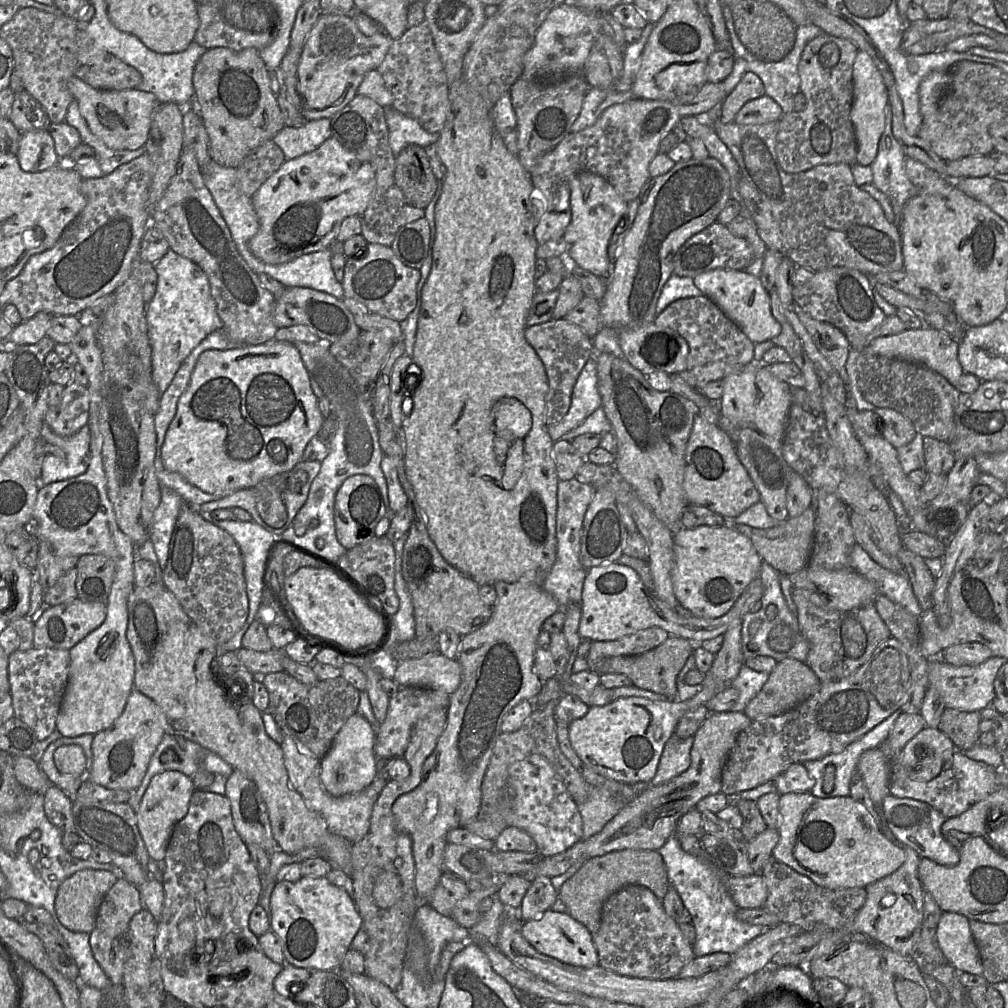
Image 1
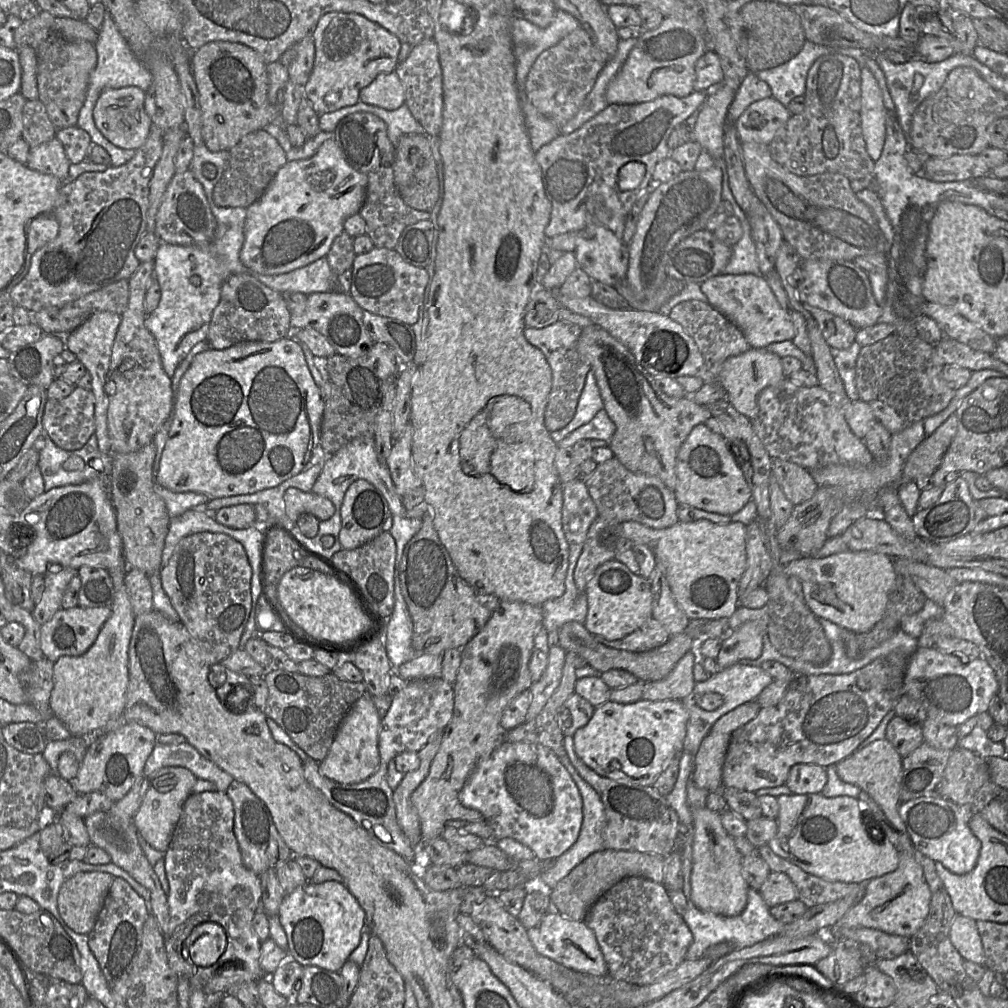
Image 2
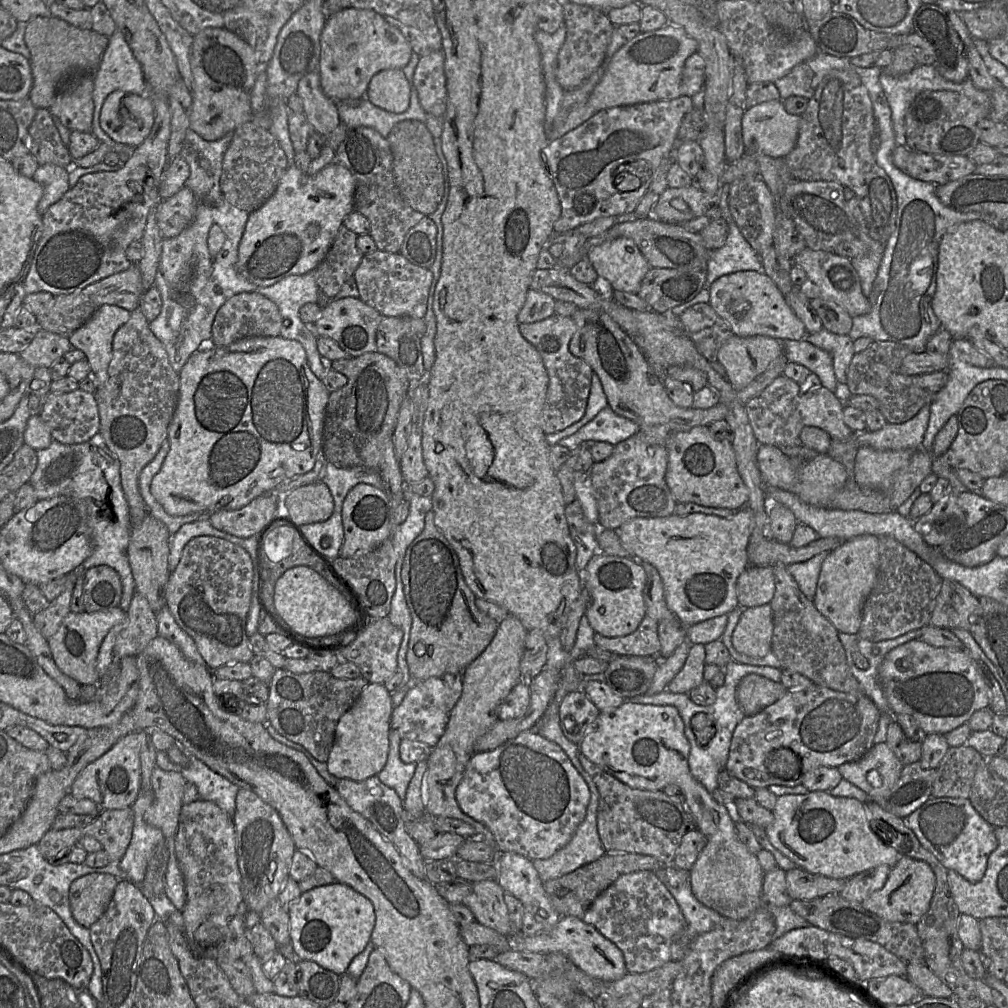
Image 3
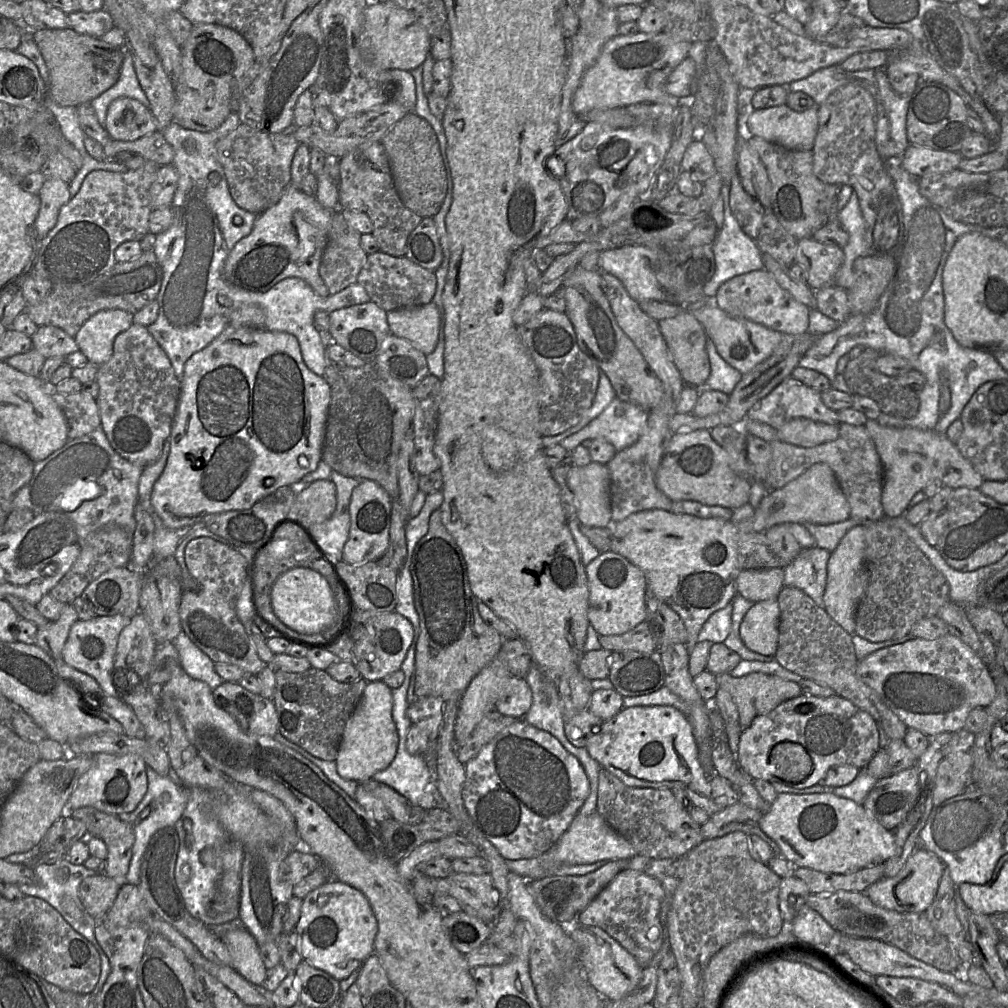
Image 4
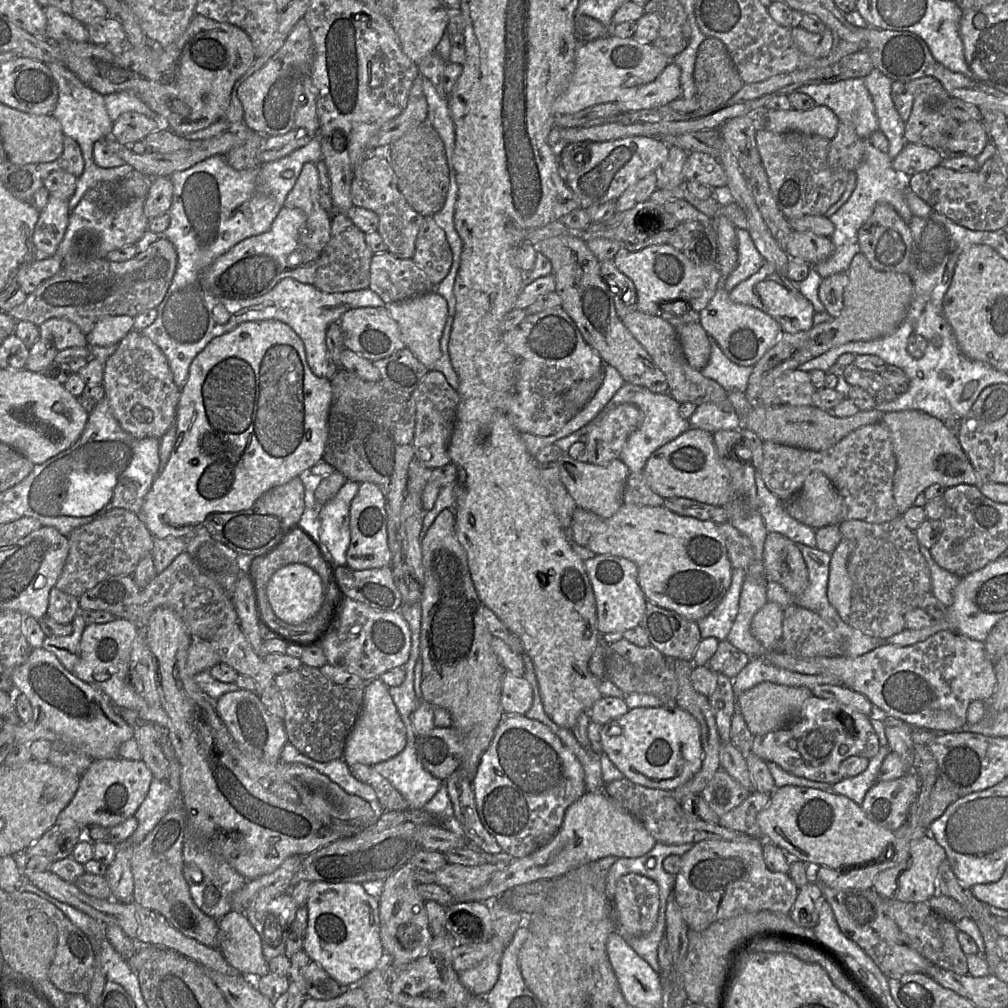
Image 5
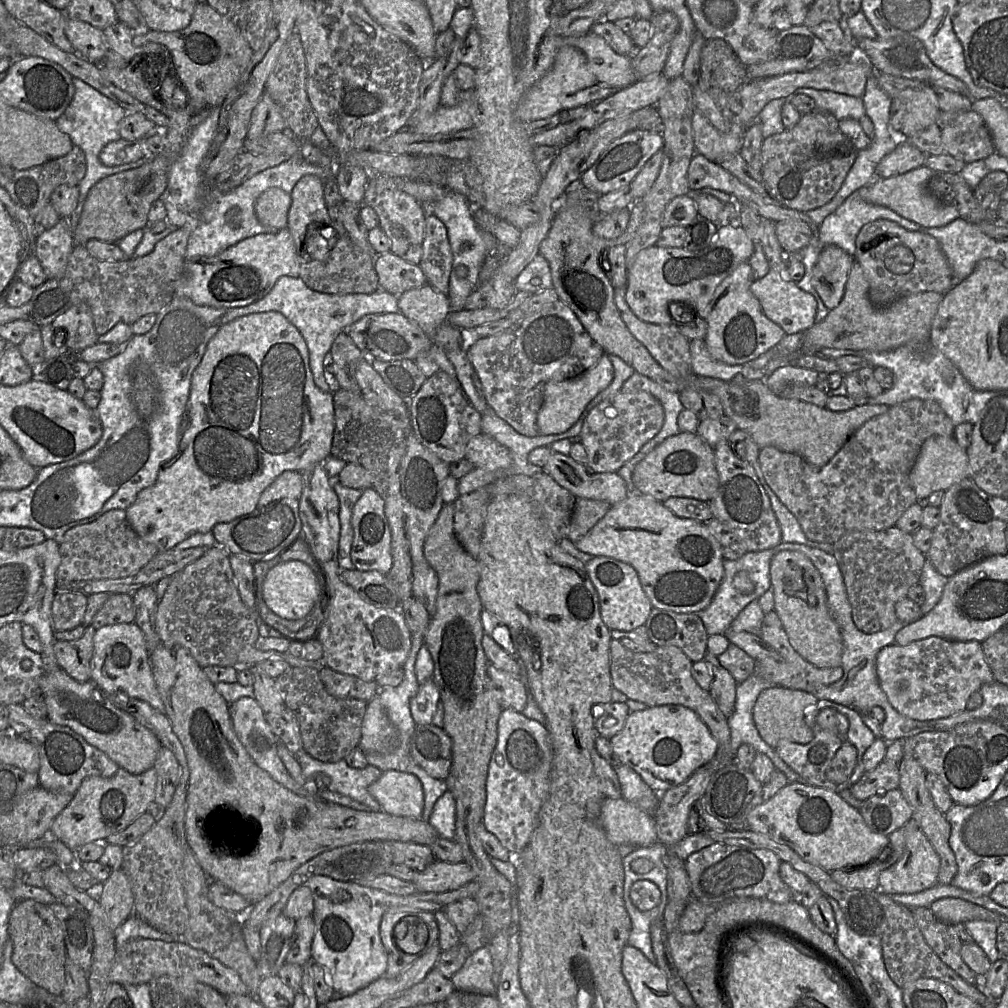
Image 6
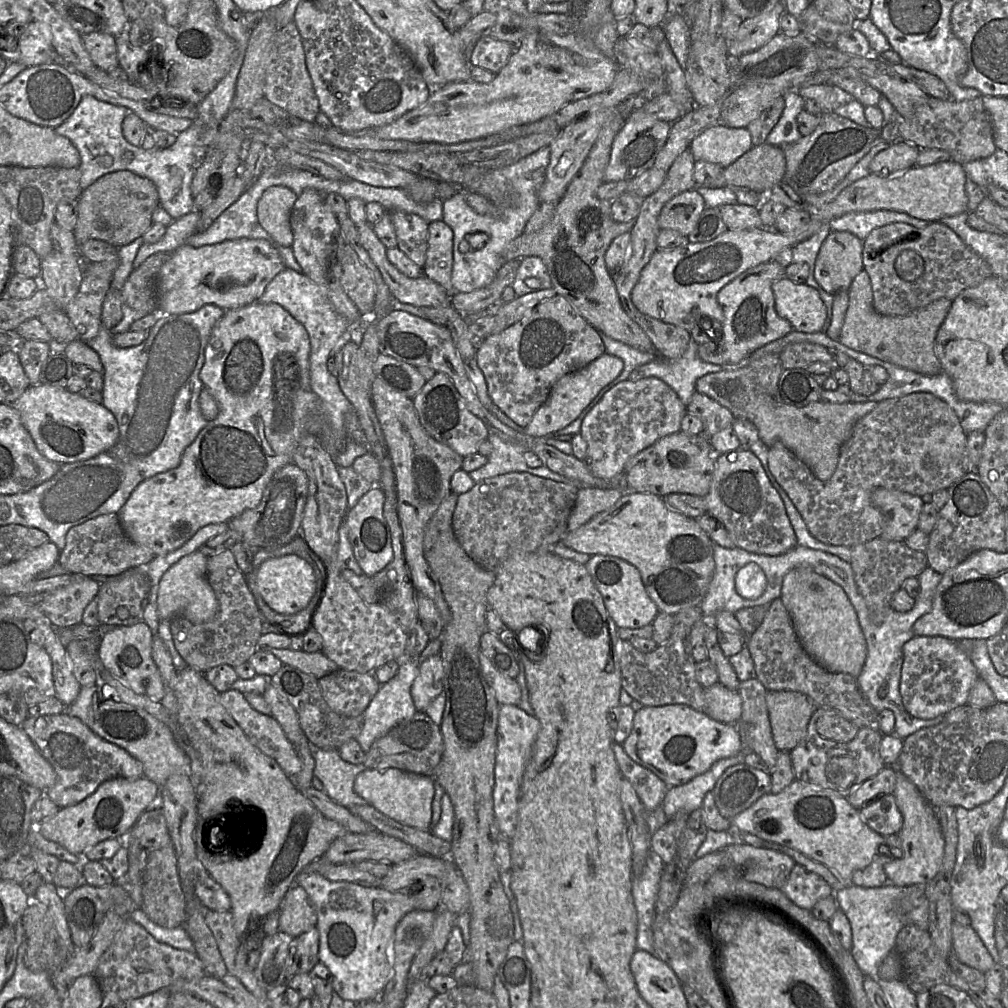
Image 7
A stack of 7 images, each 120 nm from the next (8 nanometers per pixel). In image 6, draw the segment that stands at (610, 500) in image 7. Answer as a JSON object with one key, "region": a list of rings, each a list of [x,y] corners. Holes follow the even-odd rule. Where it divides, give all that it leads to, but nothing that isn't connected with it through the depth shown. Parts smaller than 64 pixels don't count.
{"region":[[[577,498],[569,524],[567,539],[573,544],[584,537],[610,508],[610,504],[584,498]]]}

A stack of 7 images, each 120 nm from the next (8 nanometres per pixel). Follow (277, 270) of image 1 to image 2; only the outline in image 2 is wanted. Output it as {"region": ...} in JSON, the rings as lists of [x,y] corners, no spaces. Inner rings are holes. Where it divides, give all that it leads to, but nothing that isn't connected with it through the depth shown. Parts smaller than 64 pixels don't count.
{"region":[[[322,257],[307,266],[278,275],[262,275],[245,268],[247,273],[281,294],[300,292],[308,296],[312,293],[332,291],[348,294],[351,285],[351,269],[345,271],[345,280],[337,283],[326,257]]]}

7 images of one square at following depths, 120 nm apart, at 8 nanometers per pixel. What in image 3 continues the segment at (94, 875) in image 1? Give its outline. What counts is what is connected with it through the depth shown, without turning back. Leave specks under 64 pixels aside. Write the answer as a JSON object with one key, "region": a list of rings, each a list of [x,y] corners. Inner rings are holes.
{"region":[[[91,873],[71,883],[69,905],[73,918],[78,924],[90,929],[104,914],[118,881],[111,874]]]}

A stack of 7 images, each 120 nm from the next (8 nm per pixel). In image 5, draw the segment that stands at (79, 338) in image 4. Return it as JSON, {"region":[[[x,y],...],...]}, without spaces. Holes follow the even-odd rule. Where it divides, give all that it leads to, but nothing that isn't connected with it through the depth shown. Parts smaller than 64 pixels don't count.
{"region":[[[127,315],[102,318],[86,335],[88,346],[107,347],[118,344],[134,329],[134,318]]]}

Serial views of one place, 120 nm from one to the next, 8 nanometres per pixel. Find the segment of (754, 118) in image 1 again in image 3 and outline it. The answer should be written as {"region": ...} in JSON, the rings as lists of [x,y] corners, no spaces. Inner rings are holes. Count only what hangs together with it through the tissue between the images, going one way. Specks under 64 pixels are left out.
{"region":[[[770,100],[746,110],[742,117],[742,136],[747,150],[771,157],[785,157],[798,139],[800,115],[787,112],[784,101]]]}

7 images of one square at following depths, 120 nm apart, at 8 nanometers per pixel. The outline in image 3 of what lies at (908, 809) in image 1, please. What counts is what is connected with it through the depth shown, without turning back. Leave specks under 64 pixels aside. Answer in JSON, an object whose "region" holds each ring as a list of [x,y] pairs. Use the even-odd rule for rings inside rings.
{"region":[[[930,797],[905,822],[922,847],[933,854],[947,870],[953,870],[973,883],[983,878],[988,857],[998,842],[994,827],[980,816],[969,798]]]}

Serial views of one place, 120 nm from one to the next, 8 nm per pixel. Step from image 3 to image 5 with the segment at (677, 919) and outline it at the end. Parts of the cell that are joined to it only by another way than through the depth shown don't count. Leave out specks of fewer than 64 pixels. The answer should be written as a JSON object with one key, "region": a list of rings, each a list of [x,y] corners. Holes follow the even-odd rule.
{"region":[[[626,874],[617,881],[612,903],[616,931],[622,937],[647,934],[654,928],[658,918],[658,885],[642,875]]]}

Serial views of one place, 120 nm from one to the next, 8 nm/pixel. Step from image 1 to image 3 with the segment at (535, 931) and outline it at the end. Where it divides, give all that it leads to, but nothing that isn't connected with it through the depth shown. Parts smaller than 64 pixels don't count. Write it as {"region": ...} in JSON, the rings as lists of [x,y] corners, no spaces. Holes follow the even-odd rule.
{"region":[[[573,916],[560,917],[558,923],[548,932],[534,936],[515,935],[511,939],[511,950],[540,953],[558,952],[565,955],[572,964],[590,977],[613,982],[627,974],[622,951],[595,927]]]}

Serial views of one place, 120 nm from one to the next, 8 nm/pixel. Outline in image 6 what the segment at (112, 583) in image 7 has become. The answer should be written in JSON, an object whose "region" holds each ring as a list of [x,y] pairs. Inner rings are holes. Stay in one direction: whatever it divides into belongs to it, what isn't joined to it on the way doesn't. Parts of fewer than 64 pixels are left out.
{"region":[[[113,593],[94,615],[91,626],[99,629],[103,626],[135,621],[135,607],[132,596],[127,593]]]}

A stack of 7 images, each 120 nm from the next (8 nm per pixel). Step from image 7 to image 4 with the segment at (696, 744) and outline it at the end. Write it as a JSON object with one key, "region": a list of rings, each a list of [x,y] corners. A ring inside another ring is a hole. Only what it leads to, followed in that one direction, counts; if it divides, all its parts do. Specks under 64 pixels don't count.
{"region":[[[633,706],[622,708],[615,716],[604,721],[585,746],[600,768],[604,768],[630,787],[681,788],[695,807],[705,810],[710,816],[721,811],[711,793],[709,776],[703,770],[693,729],[686,716],[673,706]]]}

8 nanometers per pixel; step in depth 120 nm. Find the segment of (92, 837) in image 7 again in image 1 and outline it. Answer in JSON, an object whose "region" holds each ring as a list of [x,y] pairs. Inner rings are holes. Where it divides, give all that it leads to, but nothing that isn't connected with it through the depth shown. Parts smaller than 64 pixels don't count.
{"region":[[[133,689],[124,711],[112,726],[94,735],[93,763],[85,778],[109,789],[135,790],[142,782],[157,746],[165,734],[165,717],[146,695]]]}

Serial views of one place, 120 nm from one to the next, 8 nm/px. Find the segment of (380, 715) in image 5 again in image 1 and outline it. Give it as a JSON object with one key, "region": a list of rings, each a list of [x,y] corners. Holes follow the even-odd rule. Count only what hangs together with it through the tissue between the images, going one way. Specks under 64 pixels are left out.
{"region":[[[356,712],[348,718],[320,760],[320,780],[327,792],[340,797],[360,792],[373,782],[380,765],[374,752],[375,741],[376,730],[365,717]]]}

